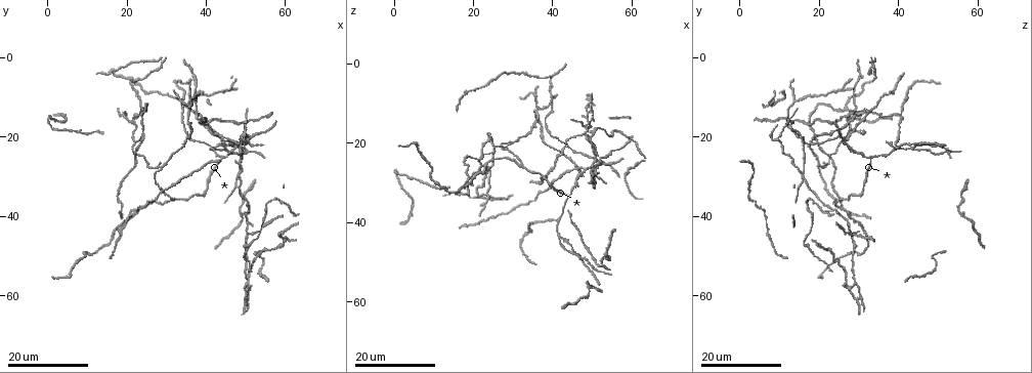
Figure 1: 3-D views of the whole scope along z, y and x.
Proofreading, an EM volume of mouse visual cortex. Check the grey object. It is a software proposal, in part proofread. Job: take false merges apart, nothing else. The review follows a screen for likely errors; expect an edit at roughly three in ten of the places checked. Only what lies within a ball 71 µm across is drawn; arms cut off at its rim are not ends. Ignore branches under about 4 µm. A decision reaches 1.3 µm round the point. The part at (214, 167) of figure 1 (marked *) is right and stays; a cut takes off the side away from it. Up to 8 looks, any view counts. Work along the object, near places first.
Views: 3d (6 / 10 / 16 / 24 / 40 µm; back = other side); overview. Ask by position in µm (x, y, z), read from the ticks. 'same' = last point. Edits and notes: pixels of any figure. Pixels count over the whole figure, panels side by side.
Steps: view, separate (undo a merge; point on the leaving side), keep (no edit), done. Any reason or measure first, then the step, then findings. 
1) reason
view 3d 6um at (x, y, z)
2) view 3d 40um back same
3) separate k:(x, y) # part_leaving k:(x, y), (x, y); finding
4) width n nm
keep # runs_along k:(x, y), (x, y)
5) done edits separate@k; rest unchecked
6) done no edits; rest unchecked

arms part here
view 3d 24um at (49.0, 29.0, 15.5)

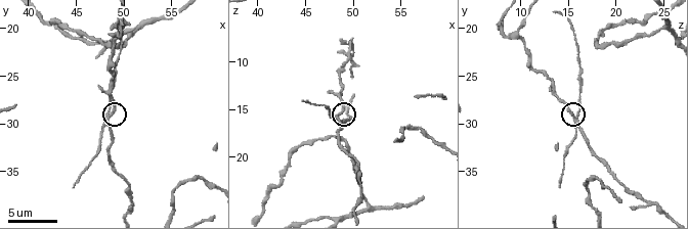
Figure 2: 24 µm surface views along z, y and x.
view 3d 6um at (48.4, 29.0, 15.6)

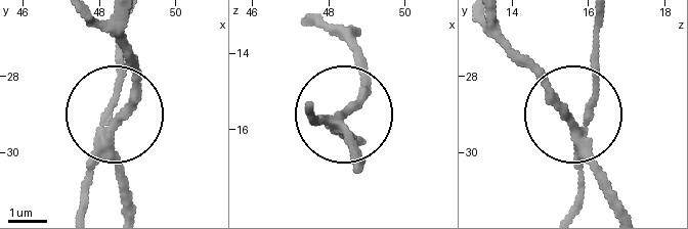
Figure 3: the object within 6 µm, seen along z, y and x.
separate 3:(82, 207) # part_leaving 3:(584, 147), (593, 24); two neurons meet here

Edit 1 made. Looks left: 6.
three-way junction
view 3d 16um at (29.0, 27.0, 20.5)

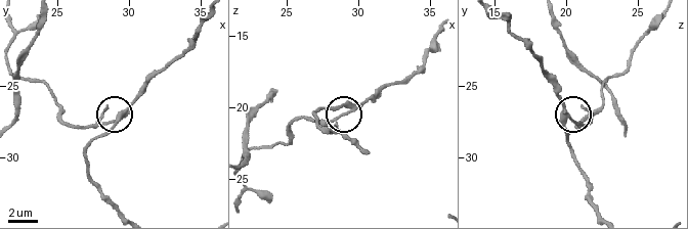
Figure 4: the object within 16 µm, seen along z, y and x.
view 3d 6um at (29.0, 27.4, 20.4)

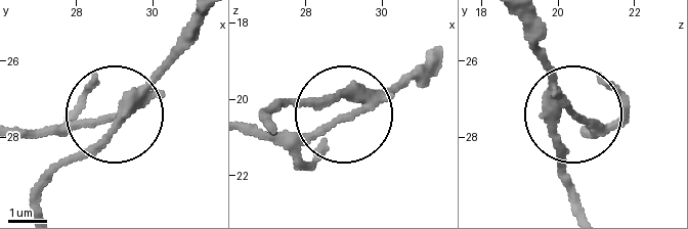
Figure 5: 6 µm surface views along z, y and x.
arms 3
separate 5:(94, 121) # part_leaving 5:(137, 104), (24, 133); two neurons meet here

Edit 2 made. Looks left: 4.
two arms in line, one across
view 3d 16um at (19.5, 41.5, 29.5)

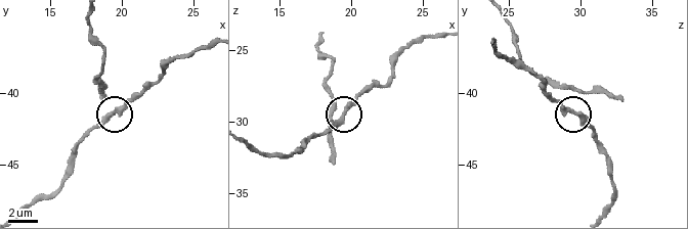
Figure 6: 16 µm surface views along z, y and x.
closer look
view 3d 10um at (19.8, 41.0, 29.0)

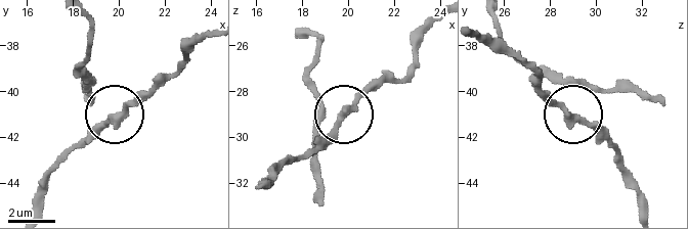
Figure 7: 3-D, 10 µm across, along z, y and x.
width 230 nm
keep # runs_along 7:(435, 18), (412, 65), (364, 89), (302, 157); all the same neuron

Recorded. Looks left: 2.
branch point
view 3d 16um at (50.0, 57.5, 29.5)

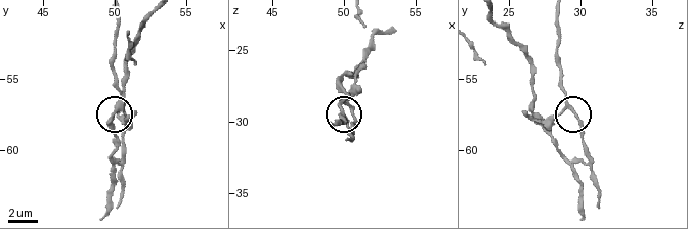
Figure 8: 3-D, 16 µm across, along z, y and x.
zoom in
view 3d 6um at (50.6, 57.0, 29.4)

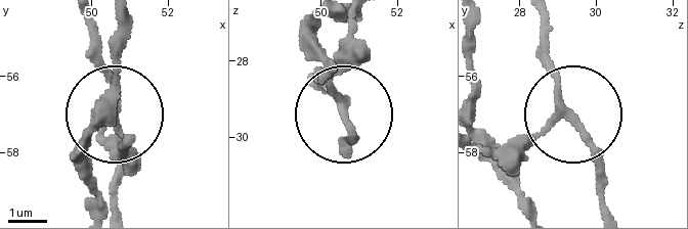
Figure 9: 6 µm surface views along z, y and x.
keep # runs_along 9:(545, 19), (545, 58), (604, 205); one neuron here

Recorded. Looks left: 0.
done edits separate@3, separate@5; rest unchecked

